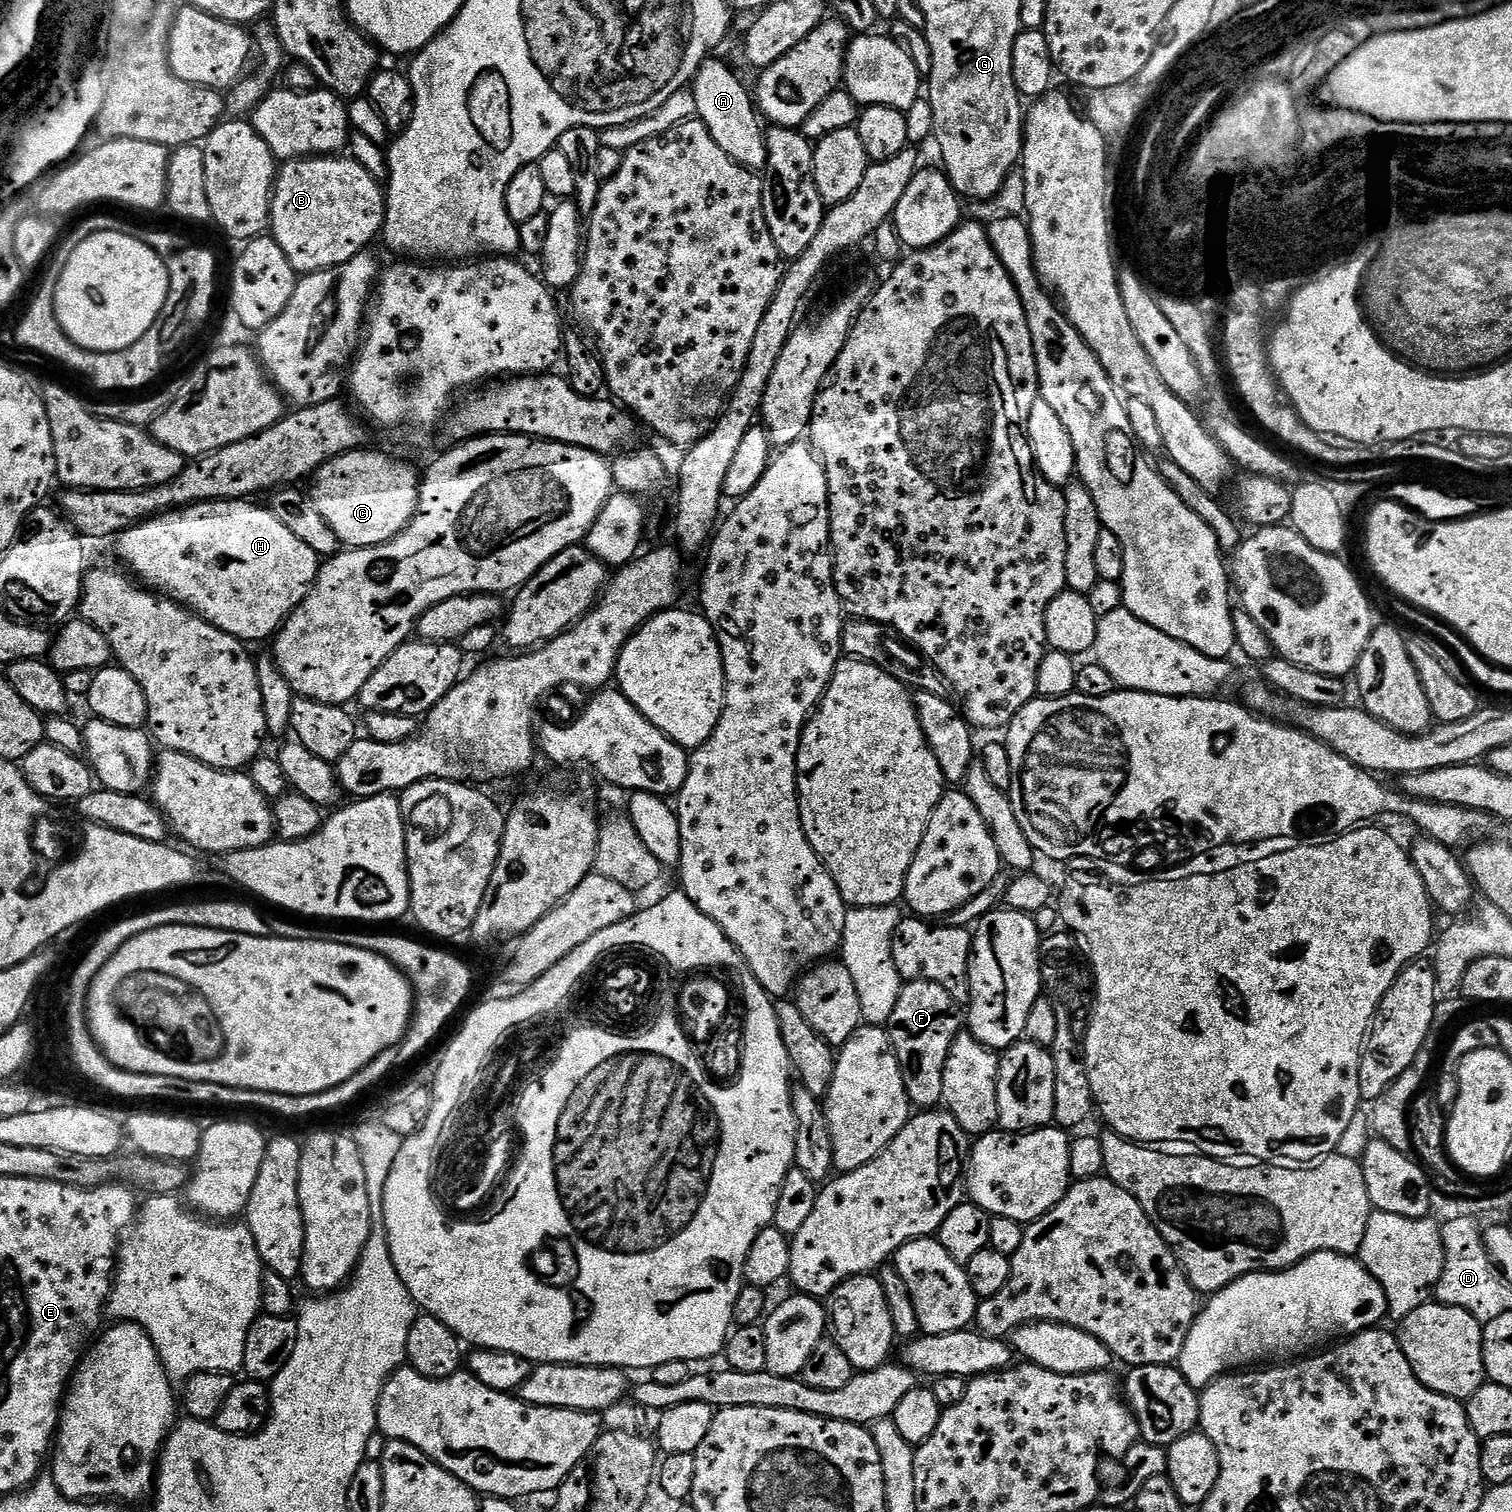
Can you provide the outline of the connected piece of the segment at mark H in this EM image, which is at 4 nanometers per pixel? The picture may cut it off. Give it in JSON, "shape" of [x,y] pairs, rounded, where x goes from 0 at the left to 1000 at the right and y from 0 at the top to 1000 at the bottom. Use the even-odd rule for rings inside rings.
{"shape":[[[166,330],[134,331],[132,333],[108,339],[79,353],[75,360],[83,373],[81,375],[95,388],[122,400],[124,404],[160,425],[182,421],[206,391],[213,372],[212,368],[209,368],[200,356],[192,353],[177,335],[171,336]]]}

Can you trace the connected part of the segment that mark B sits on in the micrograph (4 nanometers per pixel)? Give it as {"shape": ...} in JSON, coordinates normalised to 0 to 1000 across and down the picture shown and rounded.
{"shape":[[[230,102],[218,103],[202,103],[185,109],[183,124],[180,126],[180,142],[179,155],[187,163],[187,168],[192,171],[192,176],[197,181],[215,180],[216,177],[223,177],[237,167],[244,163],[246,158],[252,155],[254,150],[255,127],[252,120],[242,112]]]}

